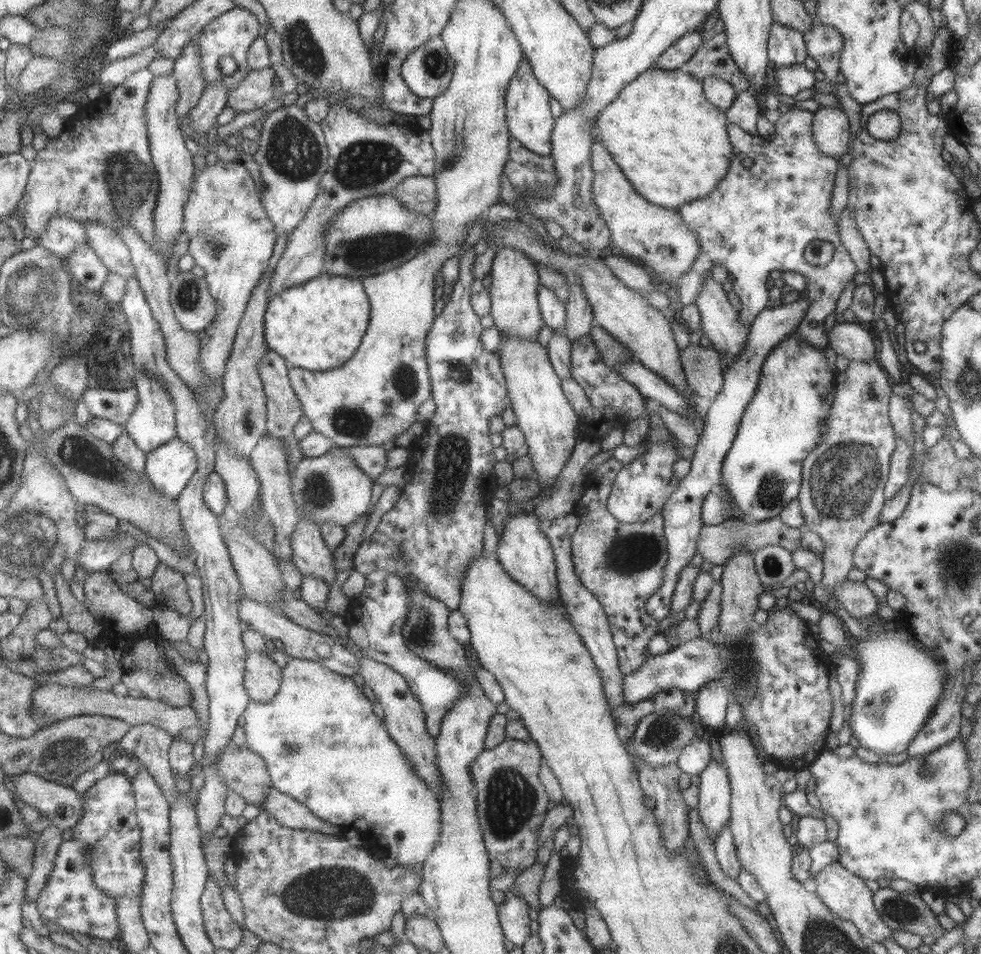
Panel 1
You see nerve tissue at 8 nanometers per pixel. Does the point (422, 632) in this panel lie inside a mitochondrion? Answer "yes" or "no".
yes

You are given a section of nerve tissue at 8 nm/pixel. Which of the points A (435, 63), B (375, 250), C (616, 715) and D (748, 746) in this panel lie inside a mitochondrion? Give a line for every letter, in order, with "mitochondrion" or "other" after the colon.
A: mitochondrion
B: mitochondrion
C: other
D: other

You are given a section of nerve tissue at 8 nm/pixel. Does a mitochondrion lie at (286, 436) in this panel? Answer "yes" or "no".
no

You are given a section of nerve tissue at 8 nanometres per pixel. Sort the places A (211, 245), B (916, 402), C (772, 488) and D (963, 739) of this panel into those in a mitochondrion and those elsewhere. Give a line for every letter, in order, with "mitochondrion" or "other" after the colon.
A: mitochondrion
B: other
C: mitochondrion
D: other

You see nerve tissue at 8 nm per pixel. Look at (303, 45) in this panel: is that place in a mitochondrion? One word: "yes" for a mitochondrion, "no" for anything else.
yes

